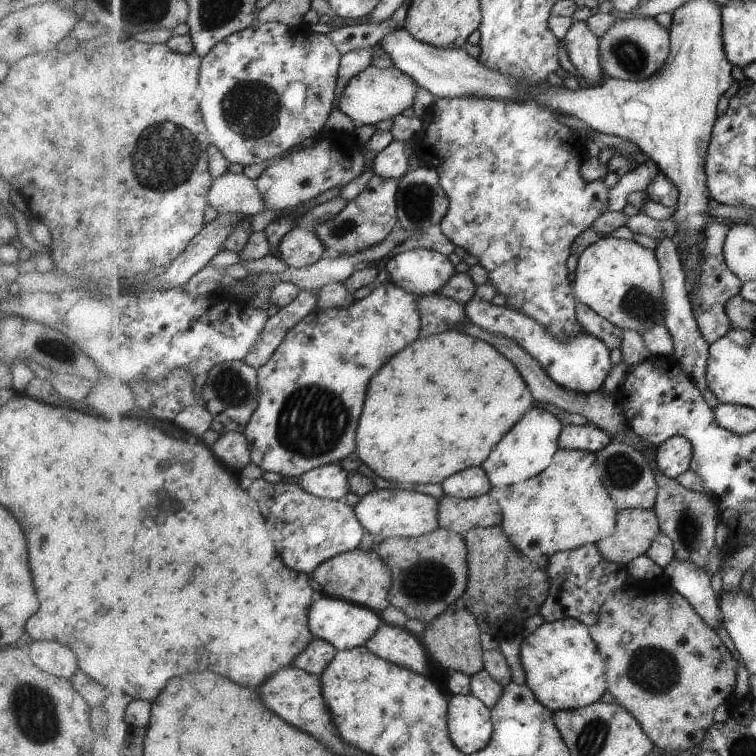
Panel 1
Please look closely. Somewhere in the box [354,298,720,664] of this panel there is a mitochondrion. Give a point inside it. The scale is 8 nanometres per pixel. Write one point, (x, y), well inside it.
(417, 583)

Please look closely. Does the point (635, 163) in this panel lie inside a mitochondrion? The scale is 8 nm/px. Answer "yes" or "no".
no

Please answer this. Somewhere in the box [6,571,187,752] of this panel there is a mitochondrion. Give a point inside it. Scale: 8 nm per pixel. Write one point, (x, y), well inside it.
(35, 714)

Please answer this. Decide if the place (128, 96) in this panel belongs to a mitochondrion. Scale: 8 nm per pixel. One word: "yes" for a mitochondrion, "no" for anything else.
no

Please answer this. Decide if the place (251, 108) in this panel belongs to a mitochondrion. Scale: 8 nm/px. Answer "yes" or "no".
yes

